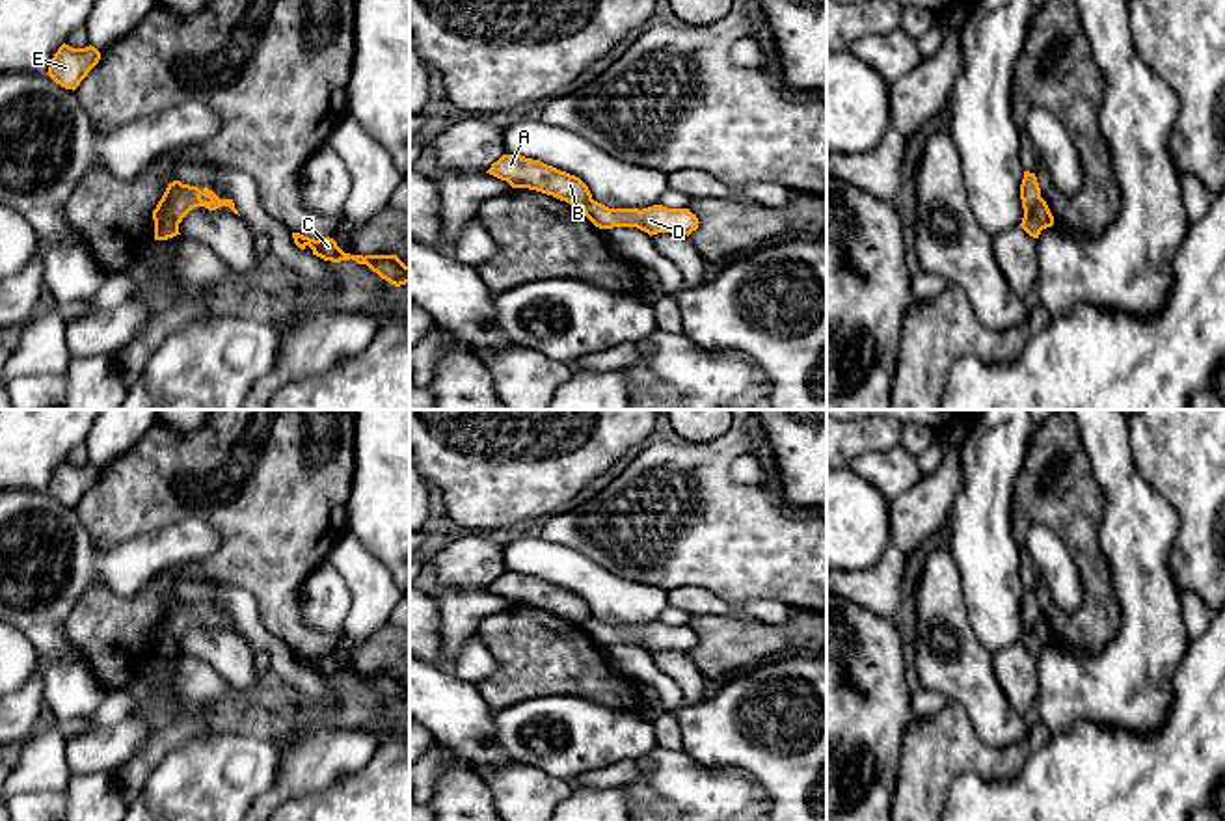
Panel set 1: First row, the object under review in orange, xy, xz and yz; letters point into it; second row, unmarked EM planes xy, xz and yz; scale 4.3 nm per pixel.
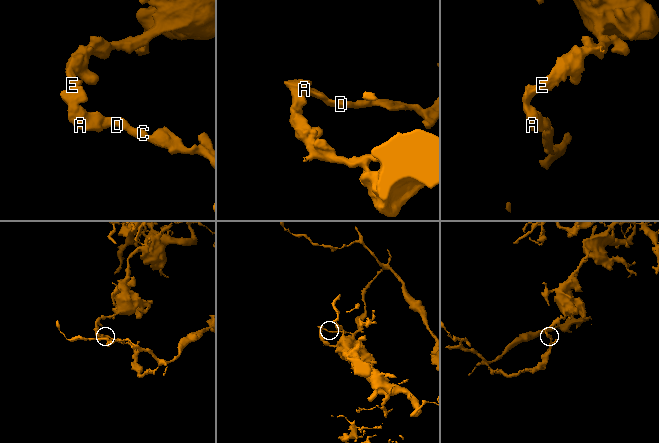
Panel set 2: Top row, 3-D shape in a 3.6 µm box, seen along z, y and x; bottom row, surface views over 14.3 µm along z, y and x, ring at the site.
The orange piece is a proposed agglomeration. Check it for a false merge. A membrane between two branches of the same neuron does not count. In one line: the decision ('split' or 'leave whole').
split

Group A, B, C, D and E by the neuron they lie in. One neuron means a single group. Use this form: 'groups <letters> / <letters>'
groups A B E / C D

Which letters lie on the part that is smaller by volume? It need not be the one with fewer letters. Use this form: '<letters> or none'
C, D

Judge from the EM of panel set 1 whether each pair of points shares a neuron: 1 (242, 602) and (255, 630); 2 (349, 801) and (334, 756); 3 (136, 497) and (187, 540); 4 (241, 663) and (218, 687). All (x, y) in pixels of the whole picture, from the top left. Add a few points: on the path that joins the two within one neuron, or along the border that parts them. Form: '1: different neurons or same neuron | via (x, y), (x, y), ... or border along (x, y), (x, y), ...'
1: same neuron | via (244, 609), (248, 622)
2: different neurons | border along (375, 751), (362, 767), (300, 795)
3: different neurons | border along (213, 525), (185, 518), (127, 542)
4: different neurons | border along (188, 656), (201, 658), (235, 695)

